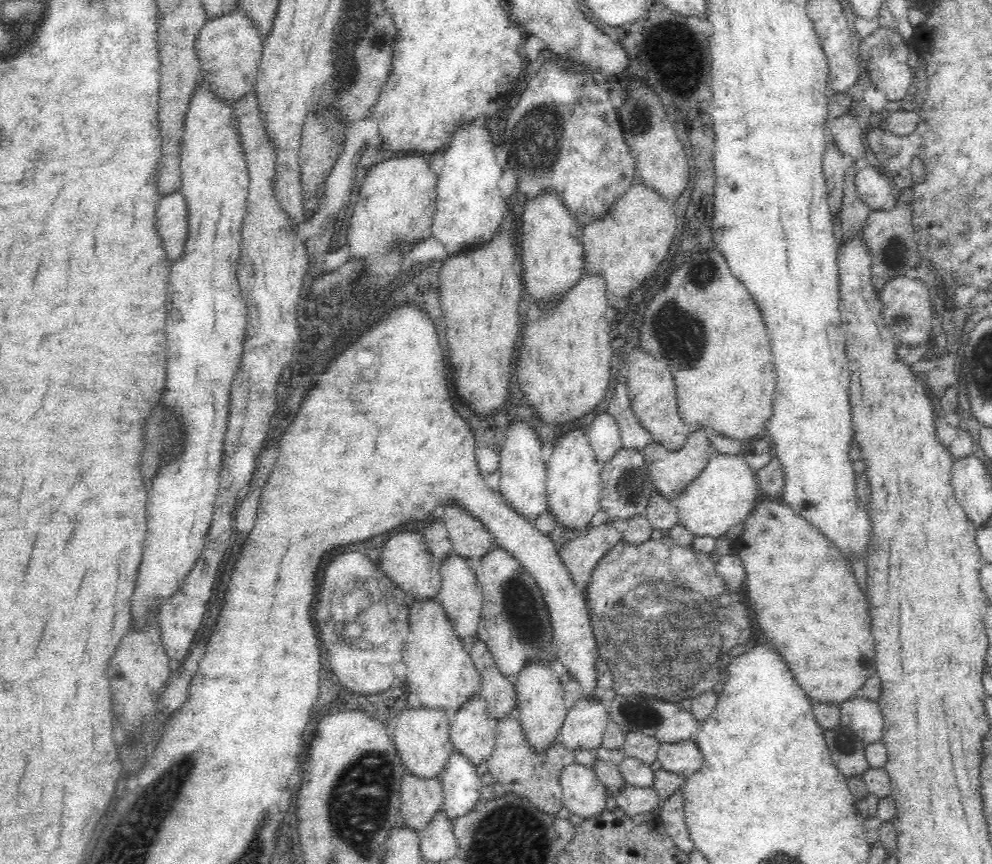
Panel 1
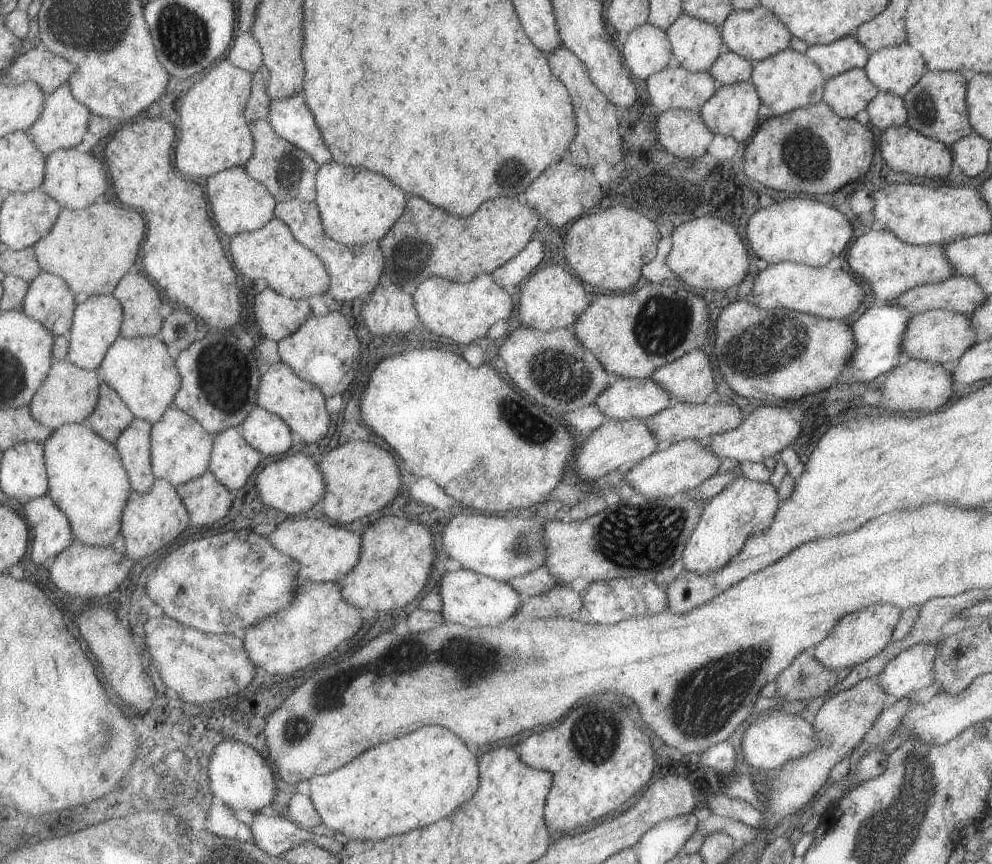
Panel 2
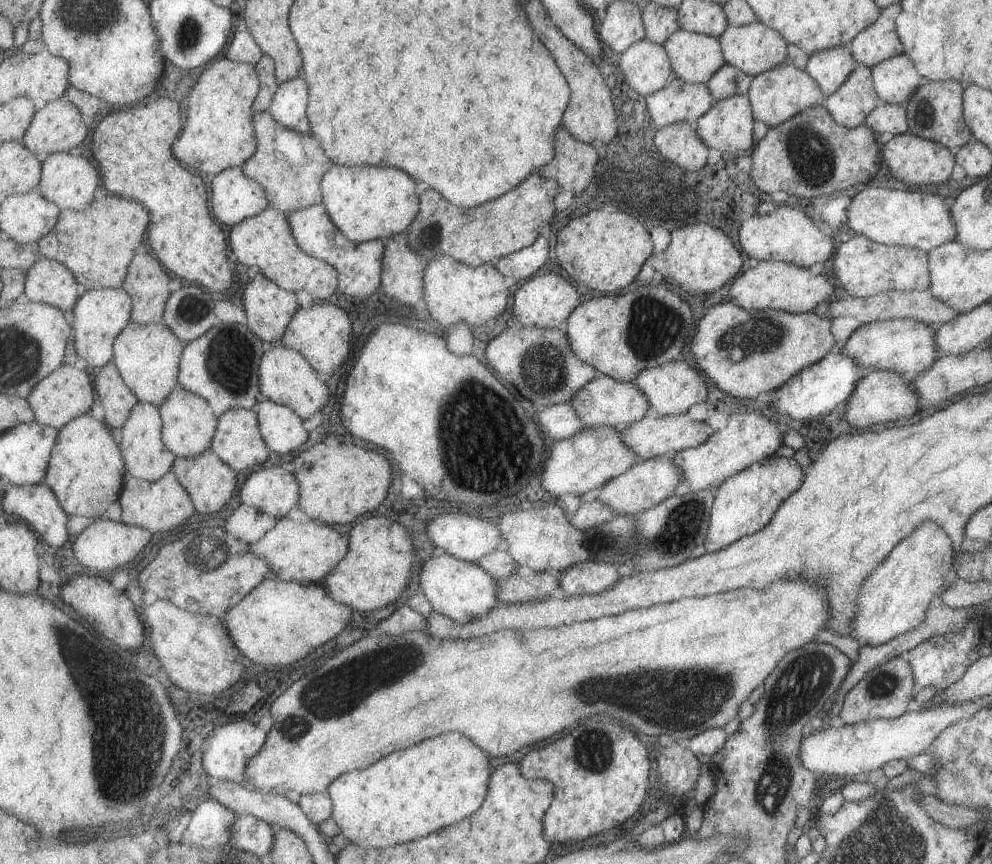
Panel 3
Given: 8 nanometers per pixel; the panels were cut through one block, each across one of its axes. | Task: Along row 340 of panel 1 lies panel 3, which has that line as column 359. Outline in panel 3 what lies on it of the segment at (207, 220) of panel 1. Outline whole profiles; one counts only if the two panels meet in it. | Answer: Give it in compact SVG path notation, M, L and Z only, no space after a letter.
M336 164L325 174L322 191L329 216L345 236L357 244L405 233L417 218L421 206L420 194L417 196L417 182L399 168L347 168Z

